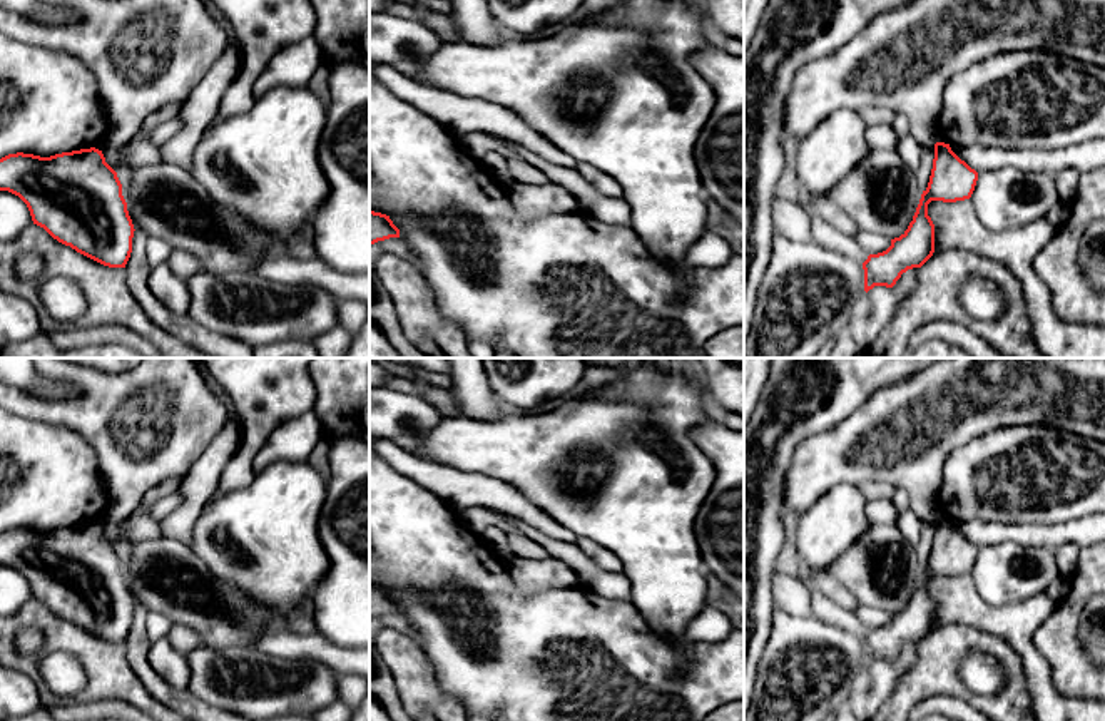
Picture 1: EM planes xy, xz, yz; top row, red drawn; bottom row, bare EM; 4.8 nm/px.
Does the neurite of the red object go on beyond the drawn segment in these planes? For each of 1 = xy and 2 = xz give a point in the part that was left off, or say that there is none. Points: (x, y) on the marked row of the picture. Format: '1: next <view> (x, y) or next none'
1: next none
2: next none

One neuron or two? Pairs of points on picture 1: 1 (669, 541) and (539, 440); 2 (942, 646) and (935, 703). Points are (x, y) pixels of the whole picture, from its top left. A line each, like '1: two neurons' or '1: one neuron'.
1: one neuron
2: two neurons

